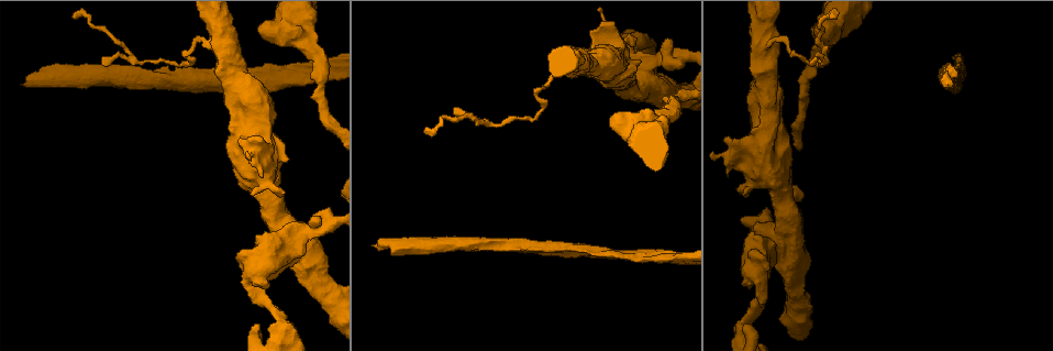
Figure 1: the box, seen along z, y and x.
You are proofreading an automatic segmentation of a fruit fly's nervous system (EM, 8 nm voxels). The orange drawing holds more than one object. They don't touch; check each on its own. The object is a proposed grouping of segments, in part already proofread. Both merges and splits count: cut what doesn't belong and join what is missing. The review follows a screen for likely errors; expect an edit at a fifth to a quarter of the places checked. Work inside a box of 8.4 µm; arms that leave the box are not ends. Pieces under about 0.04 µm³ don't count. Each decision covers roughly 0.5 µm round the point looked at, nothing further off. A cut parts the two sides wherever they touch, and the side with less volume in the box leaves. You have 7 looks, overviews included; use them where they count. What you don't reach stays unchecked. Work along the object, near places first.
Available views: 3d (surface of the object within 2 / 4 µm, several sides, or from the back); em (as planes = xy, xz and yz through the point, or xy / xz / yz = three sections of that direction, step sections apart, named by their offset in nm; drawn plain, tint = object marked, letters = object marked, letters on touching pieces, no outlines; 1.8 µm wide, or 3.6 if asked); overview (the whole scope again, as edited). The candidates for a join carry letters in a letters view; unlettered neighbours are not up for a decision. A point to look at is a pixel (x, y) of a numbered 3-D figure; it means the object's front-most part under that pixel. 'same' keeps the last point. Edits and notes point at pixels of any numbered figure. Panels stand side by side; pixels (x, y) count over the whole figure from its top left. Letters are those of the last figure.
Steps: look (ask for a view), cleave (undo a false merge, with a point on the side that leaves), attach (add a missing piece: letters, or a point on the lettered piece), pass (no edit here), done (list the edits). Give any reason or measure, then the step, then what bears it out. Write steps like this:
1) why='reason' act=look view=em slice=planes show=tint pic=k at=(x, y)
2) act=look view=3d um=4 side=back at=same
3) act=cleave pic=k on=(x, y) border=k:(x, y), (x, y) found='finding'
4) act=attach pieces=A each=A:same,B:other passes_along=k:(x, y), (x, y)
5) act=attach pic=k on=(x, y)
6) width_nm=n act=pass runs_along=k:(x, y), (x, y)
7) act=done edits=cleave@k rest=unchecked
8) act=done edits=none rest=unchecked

why='free end' act=look view=3d um=4 pic=1 at=(961, 65)

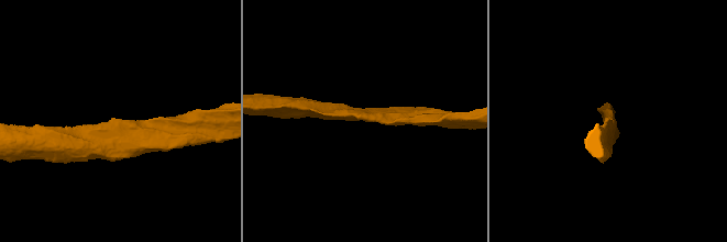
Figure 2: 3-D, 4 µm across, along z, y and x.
act=look view=em slice=planes show=letters pic=2 at=(607, 120)

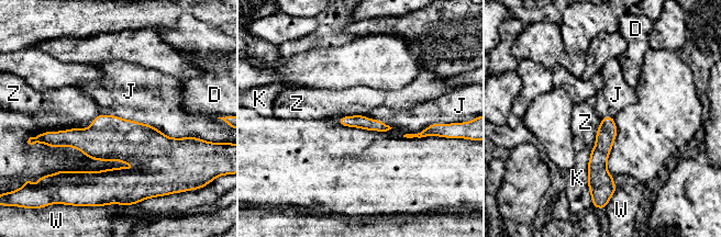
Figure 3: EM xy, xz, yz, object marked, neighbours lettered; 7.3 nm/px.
act=pass each=D:other,J:other,K:other,W:other,Z:other runs_along=3:(610, 119), (600, 151), (601, 187) found='none of them fits'

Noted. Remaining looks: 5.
why='thick turns thin' act=look view=em slice=planes show=letters pic=1 at=(639, 115)

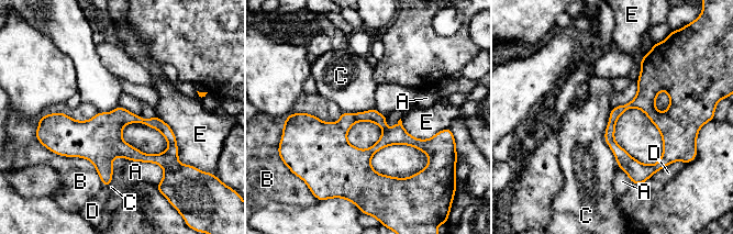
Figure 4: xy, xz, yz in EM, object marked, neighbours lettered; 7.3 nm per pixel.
longest_contact=C:440nm act=pass each=A:other,B:other,C:other,D:other,E:other border=4:(611, 108), (604, 142), (618, 166) found='all the same neuron'

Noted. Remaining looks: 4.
why='long arm stops here' act=look view=em slice=planes show=letters pic=1 at=(950, 85)

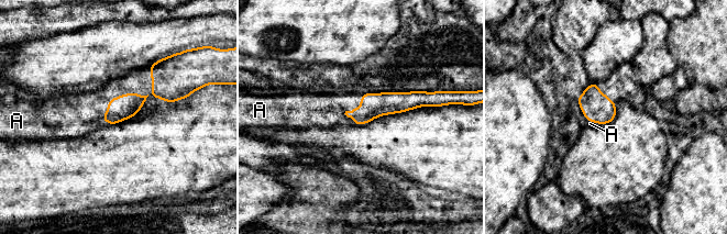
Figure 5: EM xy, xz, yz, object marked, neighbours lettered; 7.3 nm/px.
act=attach pieces=A each=A:same passes_along=5:(373, 106), (358, 108), (325, 103) found='it goes on there'

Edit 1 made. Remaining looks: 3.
act=done edits=attach@5 rest=unchecked

